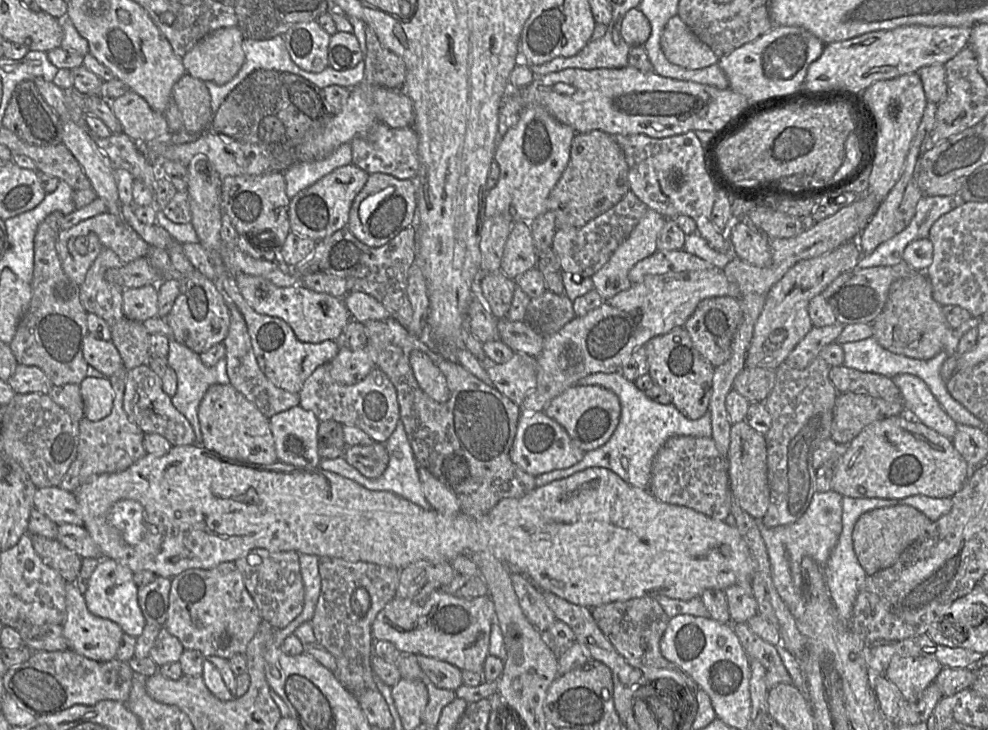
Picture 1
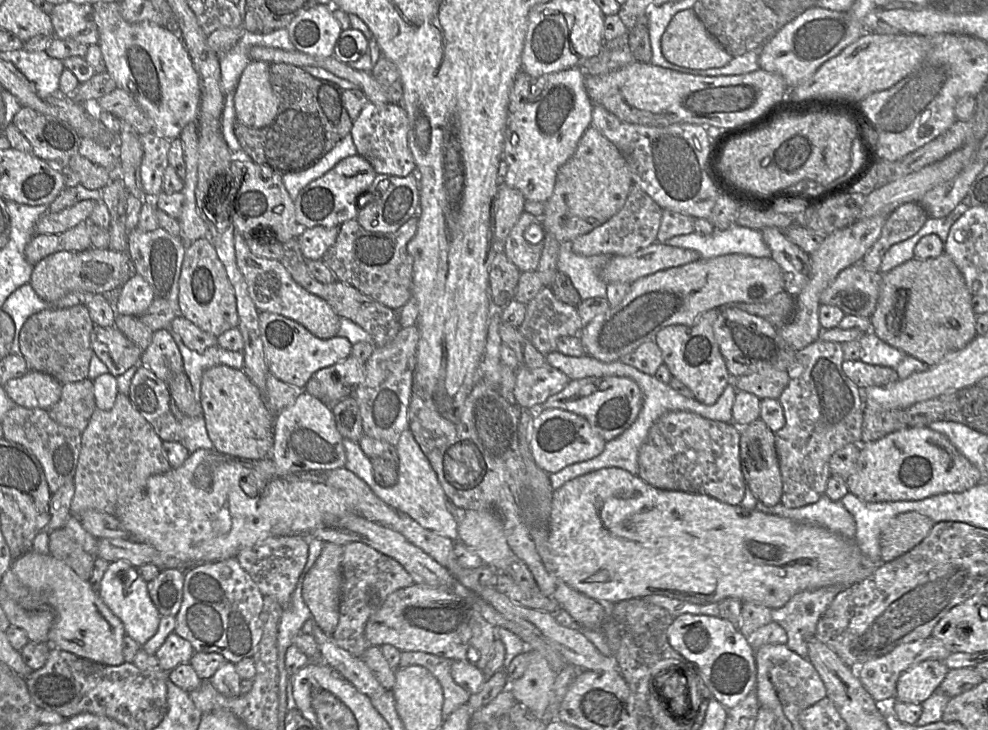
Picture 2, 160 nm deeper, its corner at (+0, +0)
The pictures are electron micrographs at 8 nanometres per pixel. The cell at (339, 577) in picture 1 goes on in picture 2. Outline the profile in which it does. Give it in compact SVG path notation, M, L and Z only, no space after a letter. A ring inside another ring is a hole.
M350 542L343 546L339 622L332 637L339 647L361 658L372 646L365 637L365 627L369 618L381 608L391 593L413 585L414 581L398 561L365 543Z

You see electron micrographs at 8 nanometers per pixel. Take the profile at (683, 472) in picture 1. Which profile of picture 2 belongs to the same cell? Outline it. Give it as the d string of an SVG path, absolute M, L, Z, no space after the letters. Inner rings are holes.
M686 411L667 412L651 426L638 453L638 474L650 486L708 495L729 505L740 505L746 483L740 462L741 428Z

